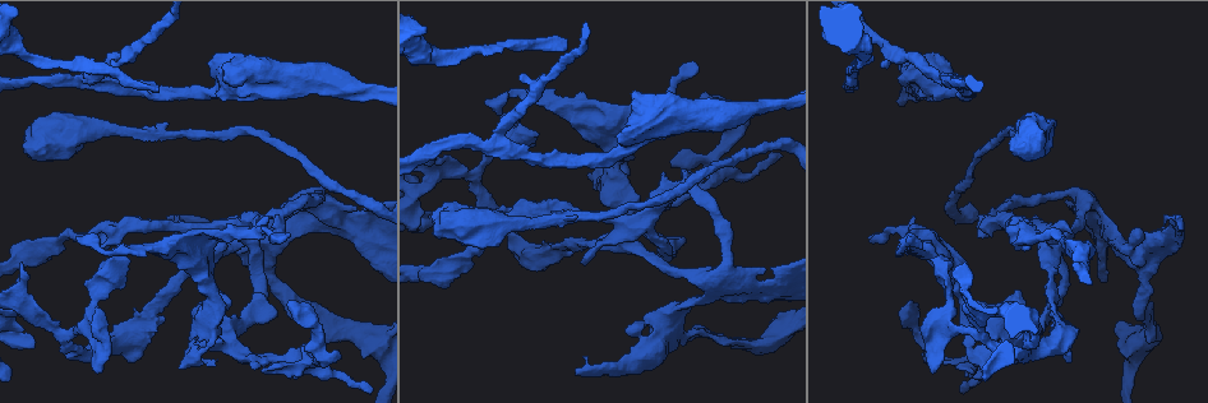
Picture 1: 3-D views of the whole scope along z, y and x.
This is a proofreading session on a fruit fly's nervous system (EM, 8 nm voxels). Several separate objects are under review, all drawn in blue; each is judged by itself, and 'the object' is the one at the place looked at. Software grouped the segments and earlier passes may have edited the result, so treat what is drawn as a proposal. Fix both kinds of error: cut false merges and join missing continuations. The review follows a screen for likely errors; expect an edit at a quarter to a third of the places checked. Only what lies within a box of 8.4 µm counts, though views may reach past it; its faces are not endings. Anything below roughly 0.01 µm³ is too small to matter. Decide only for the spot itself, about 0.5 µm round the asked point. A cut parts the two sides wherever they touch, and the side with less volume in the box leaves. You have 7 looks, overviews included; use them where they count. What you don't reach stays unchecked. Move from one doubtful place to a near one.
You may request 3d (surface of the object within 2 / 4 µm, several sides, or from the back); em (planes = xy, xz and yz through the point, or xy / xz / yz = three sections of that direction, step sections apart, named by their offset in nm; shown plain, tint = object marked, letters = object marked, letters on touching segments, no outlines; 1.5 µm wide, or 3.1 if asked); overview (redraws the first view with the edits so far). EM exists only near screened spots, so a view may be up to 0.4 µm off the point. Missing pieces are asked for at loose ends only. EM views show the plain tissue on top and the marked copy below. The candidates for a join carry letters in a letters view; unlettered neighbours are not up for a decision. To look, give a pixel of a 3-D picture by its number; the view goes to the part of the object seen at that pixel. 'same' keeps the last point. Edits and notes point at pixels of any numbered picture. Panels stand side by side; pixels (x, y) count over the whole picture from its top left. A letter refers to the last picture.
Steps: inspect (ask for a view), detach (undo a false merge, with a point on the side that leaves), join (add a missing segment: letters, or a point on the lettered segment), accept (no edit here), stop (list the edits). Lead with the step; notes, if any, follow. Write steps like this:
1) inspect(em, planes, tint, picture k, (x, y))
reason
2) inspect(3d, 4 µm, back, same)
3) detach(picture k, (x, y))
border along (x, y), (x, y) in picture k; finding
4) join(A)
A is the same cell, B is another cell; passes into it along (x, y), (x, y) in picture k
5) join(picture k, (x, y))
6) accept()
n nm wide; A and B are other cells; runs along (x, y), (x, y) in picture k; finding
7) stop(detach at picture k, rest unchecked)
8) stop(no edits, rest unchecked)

inspect(em, planes, tint, picture 1, (75, 237))
branch stops here

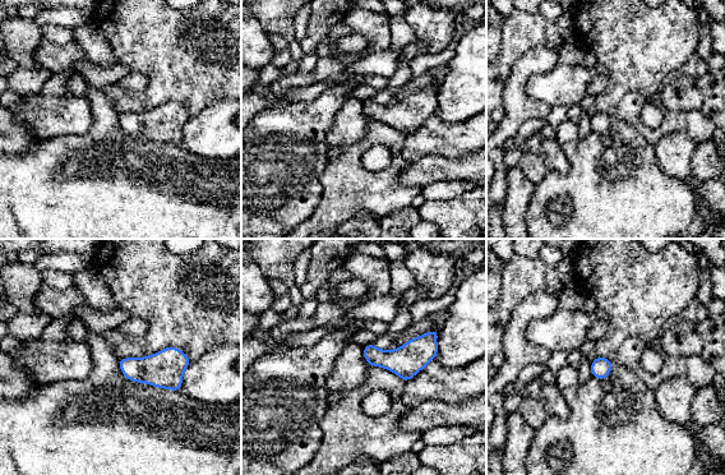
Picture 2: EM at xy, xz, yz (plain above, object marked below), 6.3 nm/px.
inspect(em, planes, letters, same)

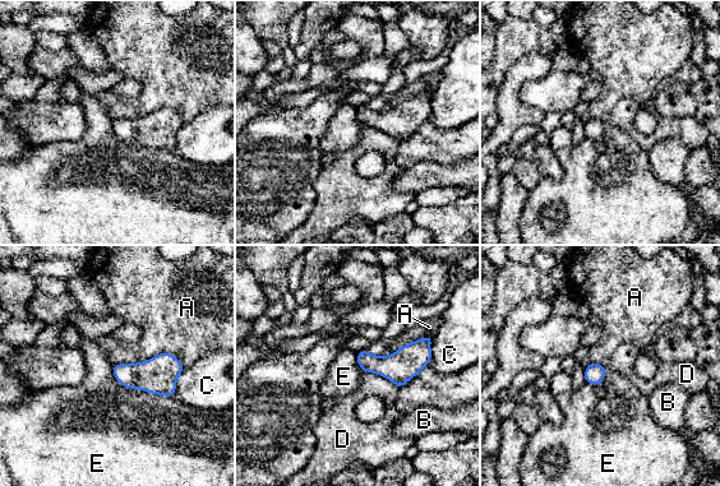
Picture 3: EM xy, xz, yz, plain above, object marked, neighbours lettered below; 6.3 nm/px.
accept()
A, B, C, D and E are other cells; no lettered segment goes on from it

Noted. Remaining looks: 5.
inspect(em, planes, tint, picture 1, (104, 79))
side arm on a straight run

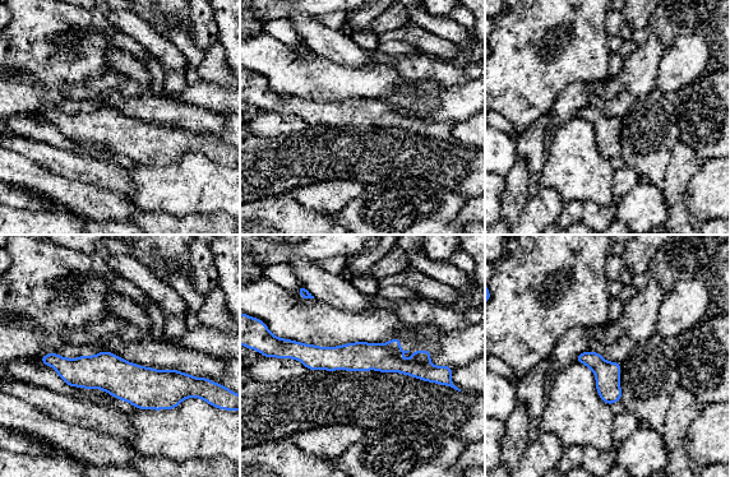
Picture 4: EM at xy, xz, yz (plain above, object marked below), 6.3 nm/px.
inspect(em, planes, letters, same)
what lies round it

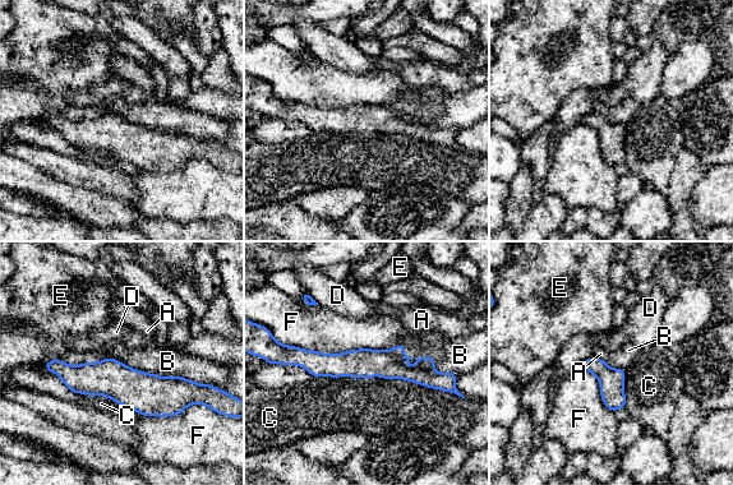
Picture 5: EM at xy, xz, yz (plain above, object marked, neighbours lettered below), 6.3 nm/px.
accept()
100 nm wide; A, B, C, D, E and F are other cells; border along (267, 328), (322, 352), (404, 345) in picture 5; all the same cell

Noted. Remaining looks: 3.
inspect(3d, 4 µm, picture 1, (932, 370))
free end

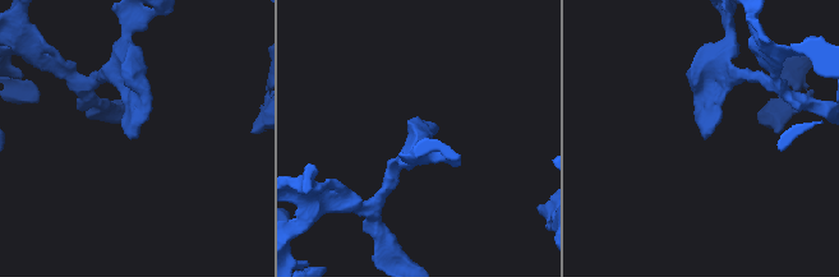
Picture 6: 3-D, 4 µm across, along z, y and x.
inspect(em, yz, step 4, letters, picture 6, (134, 138))

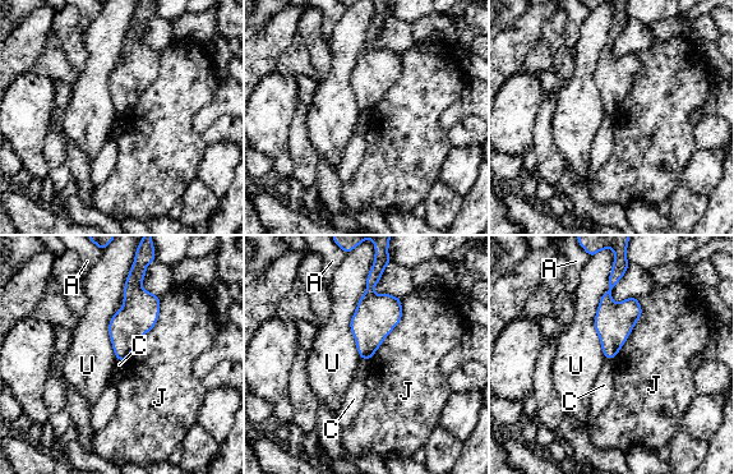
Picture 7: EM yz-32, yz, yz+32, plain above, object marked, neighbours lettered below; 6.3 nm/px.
accept()
180 nm wide; A, C, J and U are other cells; border along (361, 358), (368, 360) in picture 7; none of them fits

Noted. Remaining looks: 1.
stop(no edits, rest unchecked)

